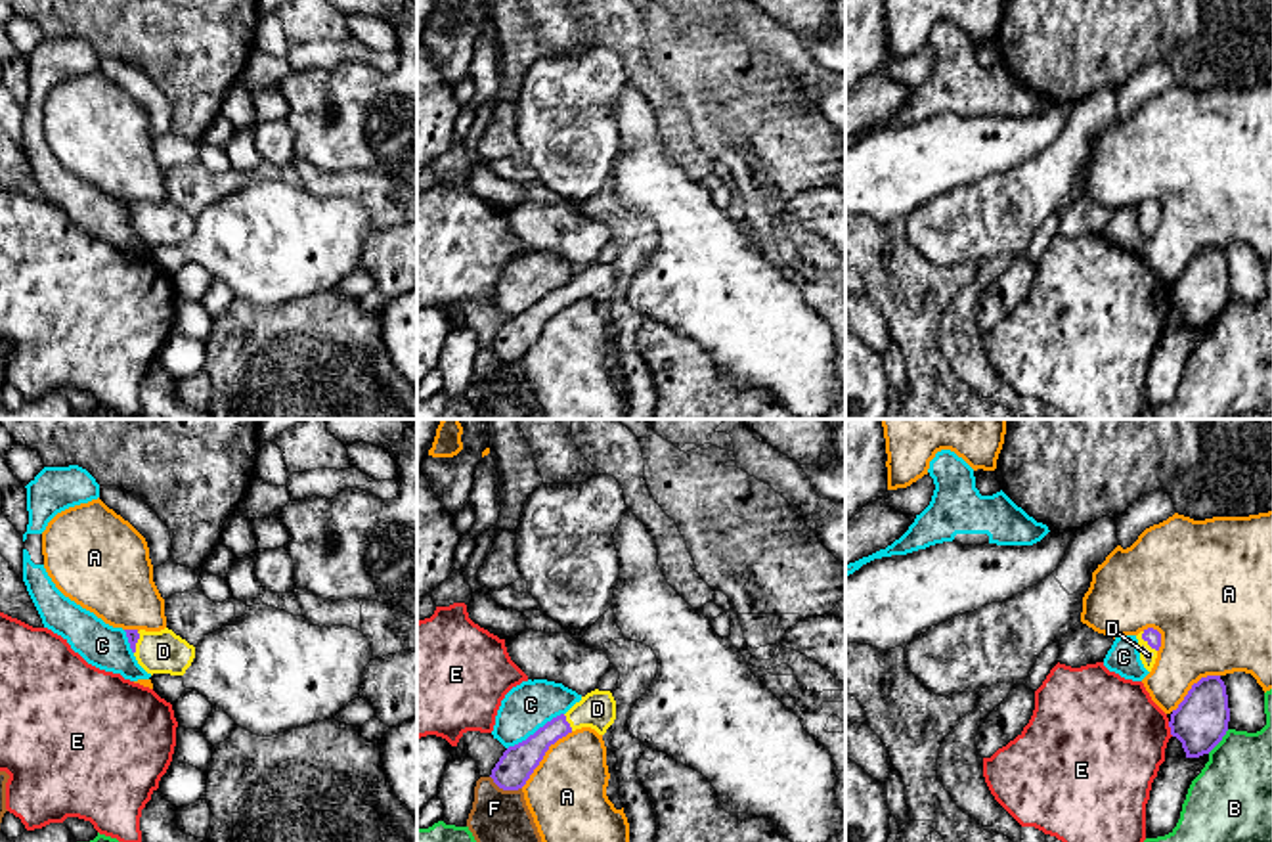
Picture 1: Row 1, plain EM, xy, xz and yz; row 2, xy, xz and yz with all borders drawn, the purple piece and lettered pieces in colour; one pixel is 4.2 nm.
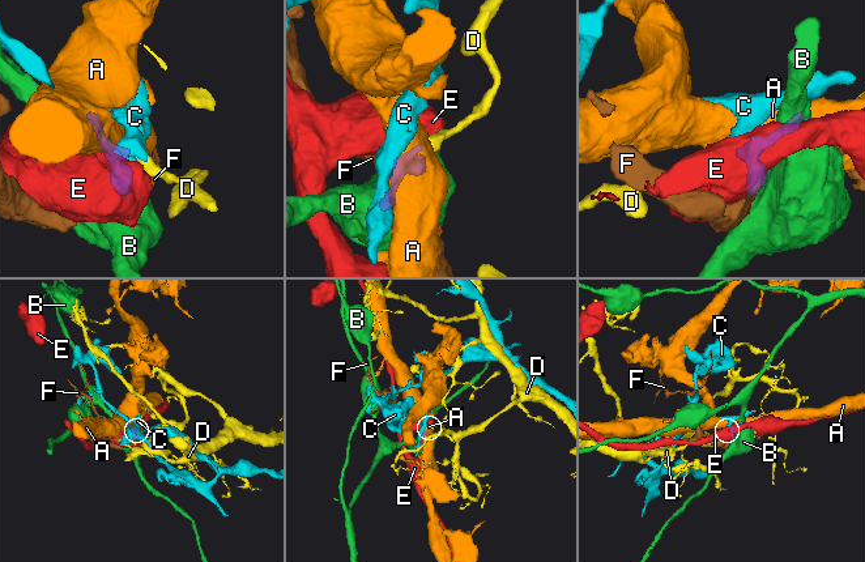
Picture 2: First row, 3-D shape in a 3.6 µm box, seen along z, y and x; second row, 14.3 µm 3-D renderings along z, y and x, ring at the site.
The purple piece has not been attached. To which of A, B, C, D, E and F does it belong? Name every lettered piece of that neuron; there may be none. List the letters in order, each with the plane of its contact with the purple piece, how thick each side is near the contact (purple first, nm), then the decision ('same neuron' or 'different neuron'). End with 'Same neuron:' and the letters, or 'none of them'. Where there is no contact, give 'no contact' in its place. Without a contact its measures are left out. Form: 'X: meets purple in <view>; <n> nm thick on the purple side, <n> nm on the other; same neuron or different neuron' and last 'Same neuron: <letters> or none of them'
A: meets purple in xz; 150 nm thick on the purple side, 340 nm on the other; different neuron
B: meets purple in yz; 240 nm thick on the purple side, 340 nm on the other; different neuron
C: meets purple in xz; 150 nm thick on the purple side, 200 nm on the other; different neuron
D: meets purple in yz; 70 nm thick on the purple side, 70 nm on the other; same neuron
E: meets purple in yz; 240 nm thick on the purple side, 460 nm on the other; different neuron
F: meets purple in xz; 150 nm thick on the purple side, 280 nm on the other; different neuron
Same neuron: D

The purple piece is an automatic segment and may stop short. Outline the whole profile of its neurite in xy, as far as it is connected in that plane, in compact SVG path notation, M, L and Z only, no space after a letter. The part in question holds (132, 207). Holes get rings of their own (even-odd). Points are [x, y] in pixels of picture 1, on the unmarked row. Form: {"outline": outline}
{"outline": "M168 199L161 203L124 203L138 235L151 247L184 247L195 230L195 218Z"}

